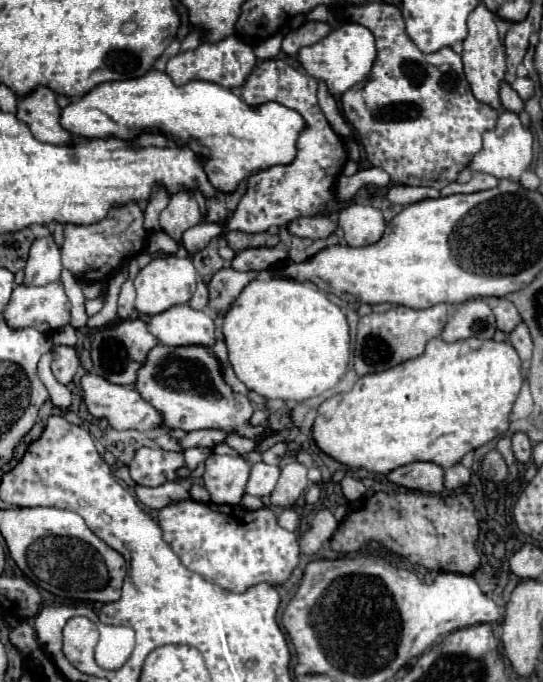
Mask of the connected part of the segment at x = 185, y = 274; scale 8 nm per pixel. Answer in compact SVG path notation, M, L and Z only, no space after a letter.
M164 256L164 258L152 258L150 264L146 264L138 276L134 278L136 288L136 310L140 314L158 314L168 310L176 304L186 304L196 292L196 268L190 258L178 258L178 256Z

